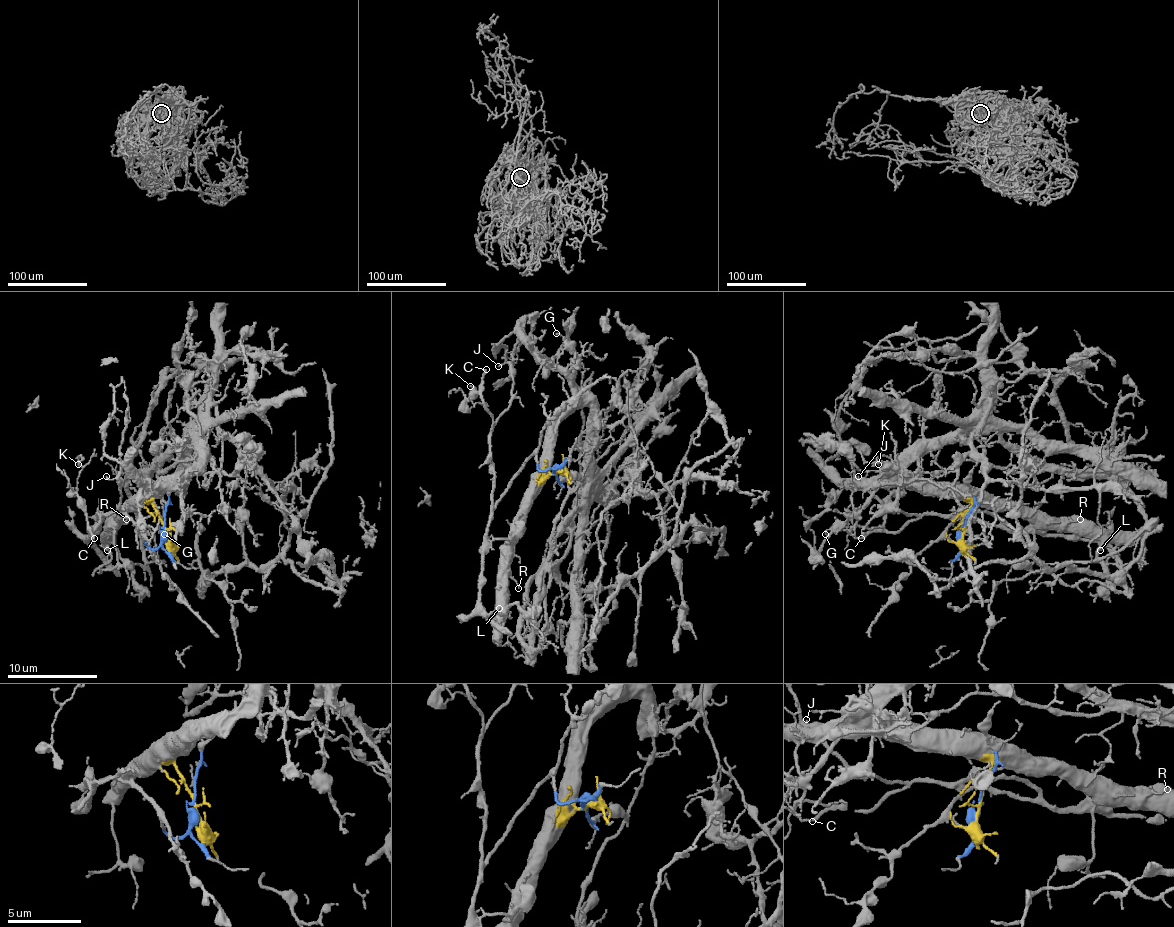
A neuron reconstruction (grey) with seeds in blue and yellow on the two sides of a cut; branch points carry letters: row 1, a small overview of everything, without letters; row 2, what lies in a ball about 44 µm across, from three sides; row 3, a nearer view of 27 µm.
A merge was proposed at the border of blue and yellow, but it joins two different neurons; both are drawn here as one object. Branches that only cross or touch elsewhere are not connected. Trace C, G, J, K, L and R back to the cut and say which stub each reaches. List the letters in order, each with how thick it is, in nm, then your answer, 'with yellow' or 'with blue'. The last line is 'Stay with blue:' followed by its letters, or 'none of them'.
C: 200 nm | with blue
G: 120 nm | with yellow
J: 100 nm | with blue
K: 150 nm | with blue
L: 90 nm | with yellow
R: 100 nm | with yellow
Stay with blue: C, J, K

